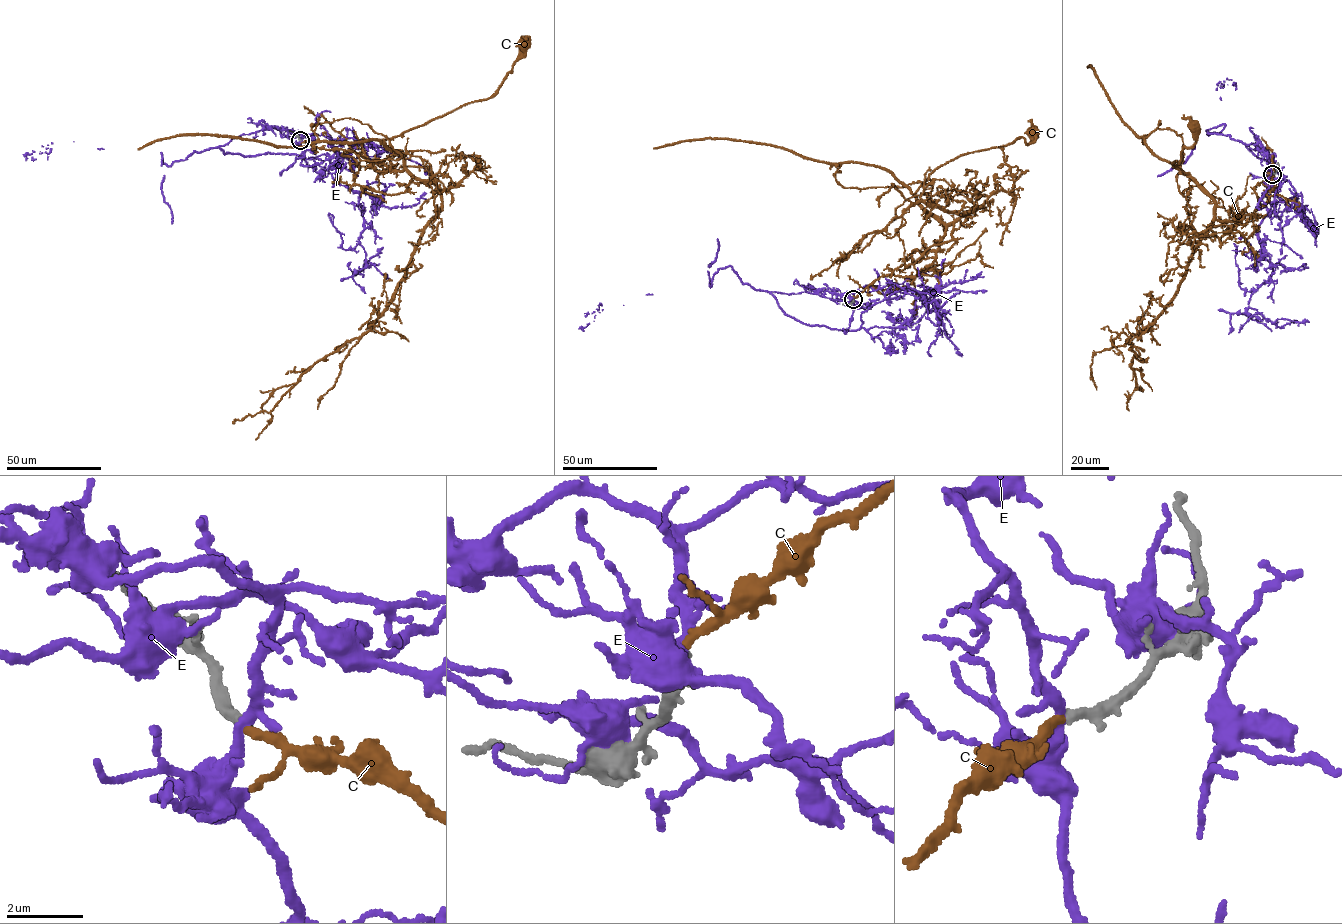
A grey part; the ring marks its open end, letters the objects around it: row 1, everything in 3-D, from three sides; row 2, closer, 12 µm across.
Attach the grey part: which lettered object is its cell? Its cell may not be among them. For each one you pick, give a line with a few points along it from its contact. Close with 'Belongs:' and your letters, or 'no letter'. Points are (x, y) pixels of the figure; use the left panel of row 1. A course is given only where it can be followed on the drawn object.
C: via (300, 140), (361, 154), (380, 172), (401, 171), (402, 154), (383, 140), (490, 98), (511, 72), (524, 44)
Belongs: C

